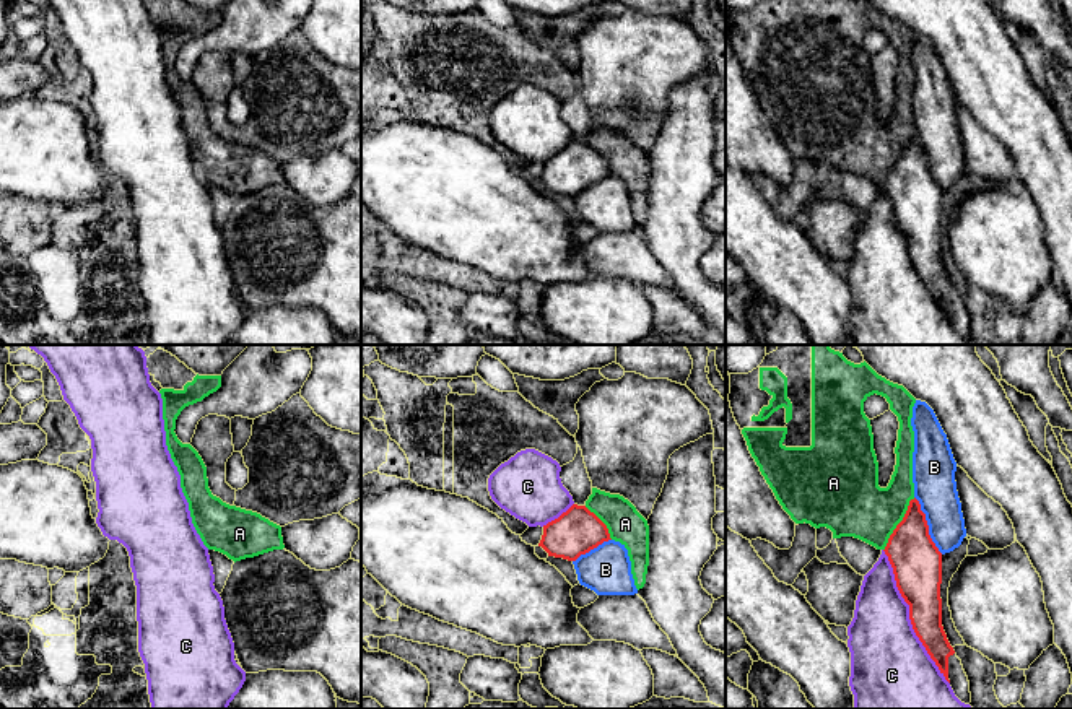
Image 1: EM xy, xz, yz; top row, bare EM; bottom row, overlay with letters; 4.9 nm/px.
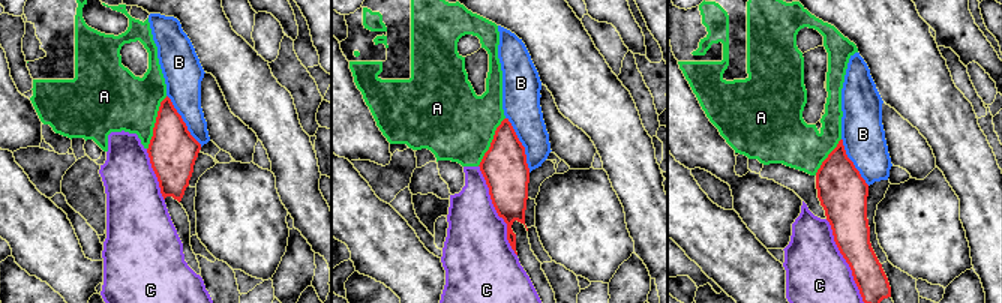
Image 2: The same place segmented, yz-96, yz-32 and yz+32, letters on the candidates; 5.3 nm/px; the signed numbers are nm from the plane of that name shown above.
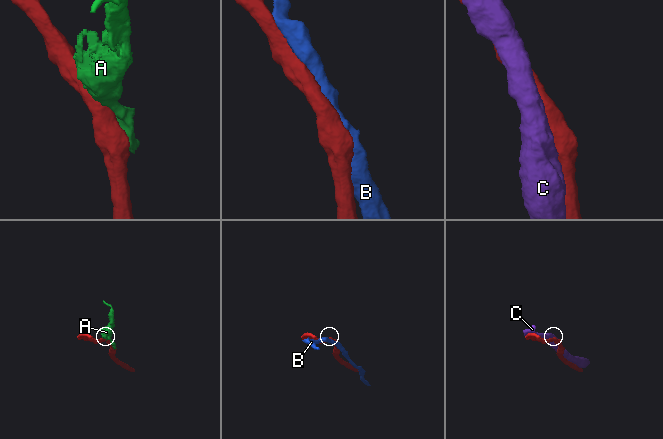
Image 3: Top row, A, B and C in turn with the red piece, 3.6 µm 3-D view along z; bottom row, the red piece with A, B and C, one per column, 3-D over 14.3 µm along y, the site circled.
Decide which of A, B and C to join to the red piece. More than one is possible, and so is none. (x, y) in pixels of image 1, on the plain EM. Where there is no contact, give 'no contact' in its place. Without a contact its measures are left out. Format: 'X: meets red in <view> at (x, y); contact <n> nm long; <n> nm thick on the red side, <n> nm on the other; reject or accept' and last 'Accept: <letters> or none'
A: meets red in yz at (898, 160); contact 300 nm long; 240 nm thick on the red side, 320 nm on the other; reject
B: meets red in yz at (928, 161); contact 320 nm long; 240 nm thick on the red side, 200 nm on the other; reject
C: meets red in yz at (910, 252); contact 750 nm long; 240 nm thick on the red side, 380 nm on the other; accept
Accept: C

